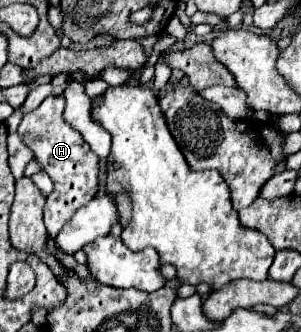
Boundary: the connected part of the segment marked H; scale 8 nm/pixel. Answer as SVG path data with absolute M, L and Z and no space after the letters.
M50 96L36 110L28 112L18 126L22 142L34 152L34 160L42 164L42 170L54 182L54 190L46 198L44 208L44 224L52 238L56 238L60 228L70 220L70 214L86 206L98 190L98 156L90 150L82 136L62 120L62 110L64 96Z

